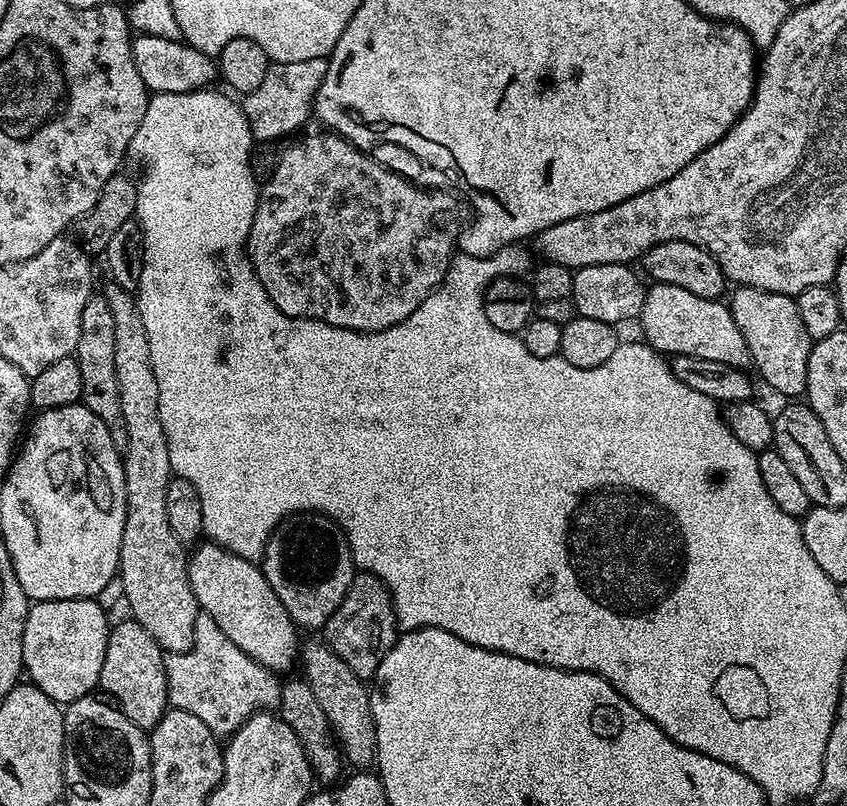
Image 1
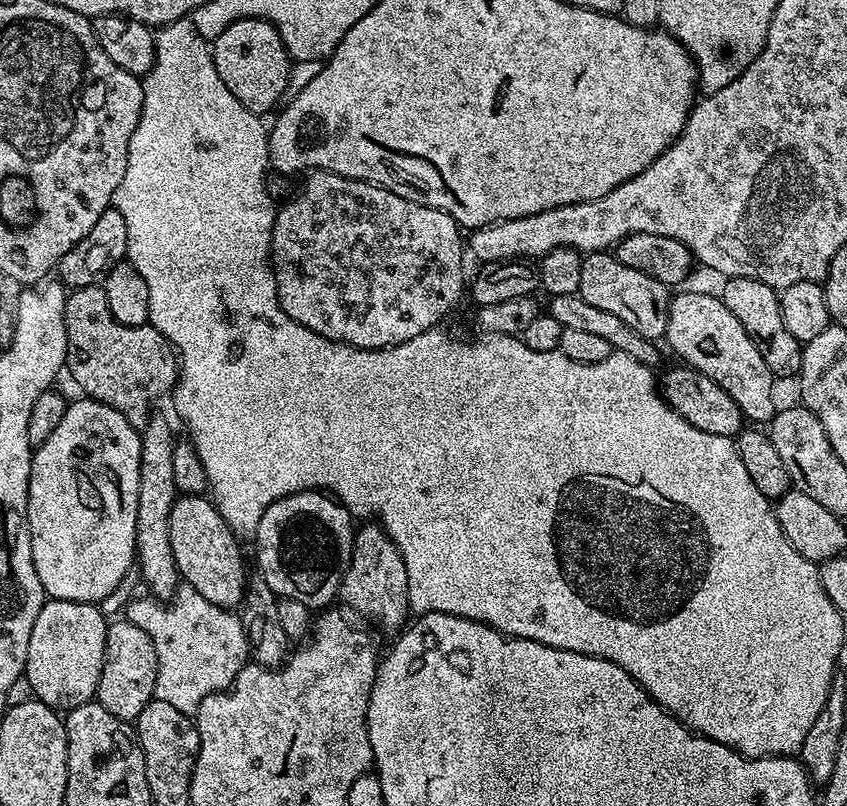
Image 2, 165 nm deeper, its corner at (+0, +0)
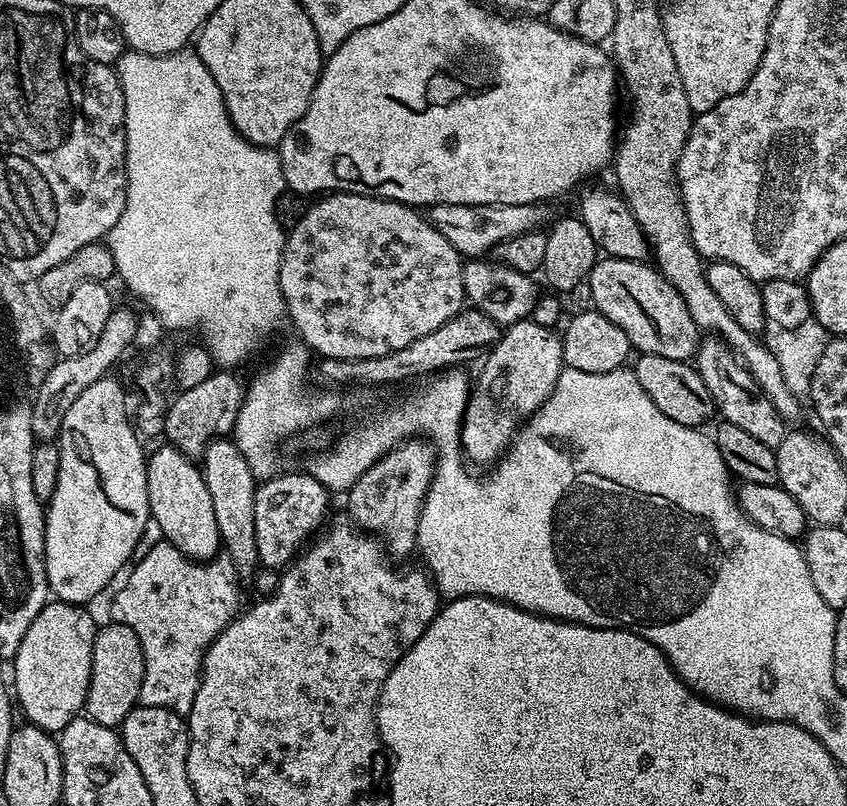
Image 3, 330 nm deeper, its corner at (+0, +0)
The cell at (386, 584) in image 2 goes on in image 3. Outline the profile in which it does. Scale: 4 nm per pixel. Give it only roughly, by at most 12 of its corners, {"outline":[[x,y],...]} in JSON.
{"outline":[[402,441],[348,489],[351,523],[417,551],[436,457]]}

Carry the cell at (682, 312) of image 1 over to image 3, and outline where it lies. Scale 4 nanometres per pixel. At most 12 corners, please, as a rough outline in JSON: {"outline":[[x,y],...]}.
{"outline":[[723,341],[694,357],[717,413],[766,446],[786,422]]}

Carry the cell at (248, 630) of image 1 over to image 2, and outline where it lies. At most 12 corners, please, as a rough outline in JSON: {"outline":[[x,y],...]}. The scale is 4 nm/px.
{"outline":[[177,495],[170,550],[183,583],[232,610],[250,572],[207,495]]}

